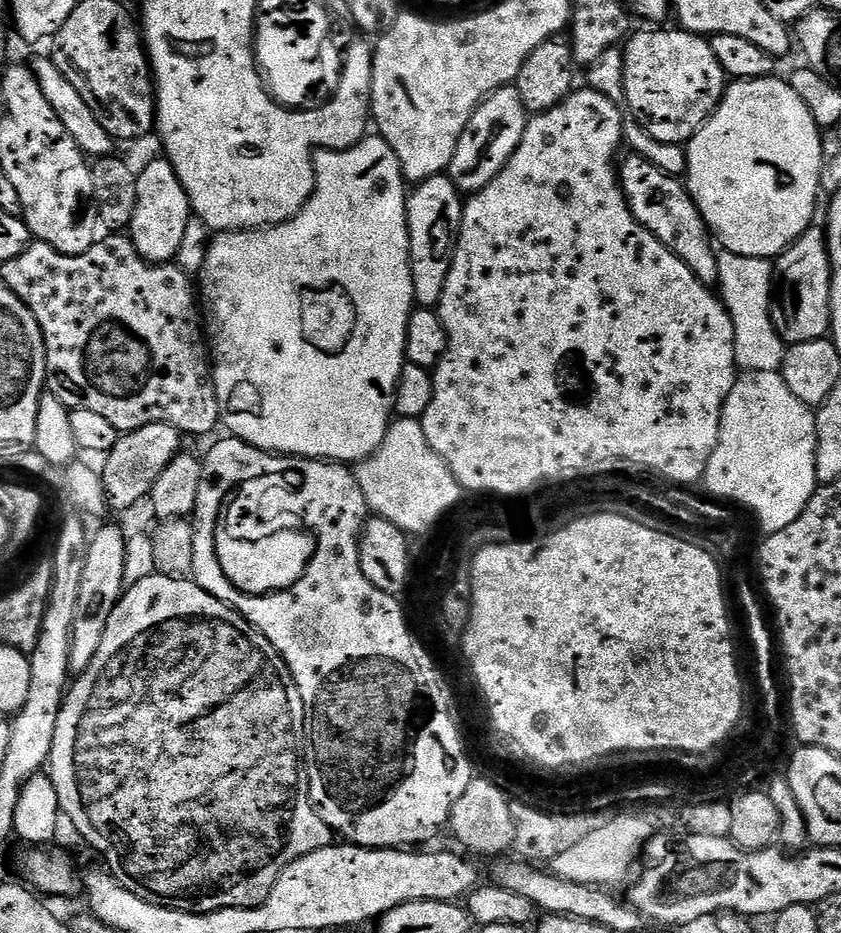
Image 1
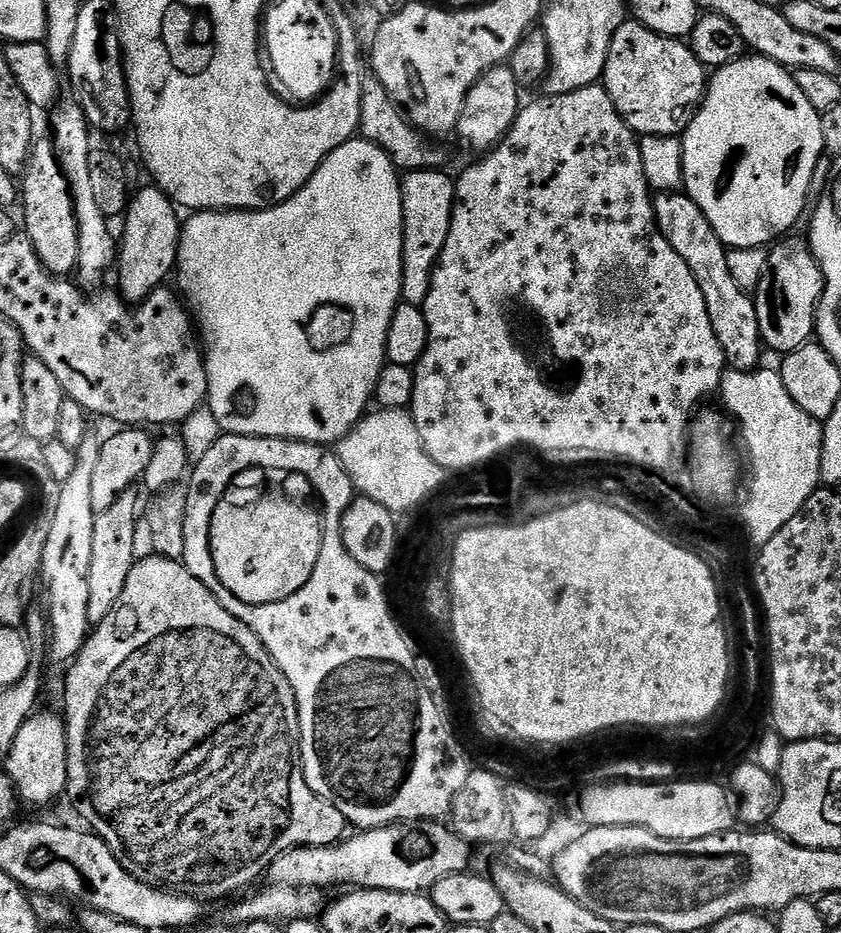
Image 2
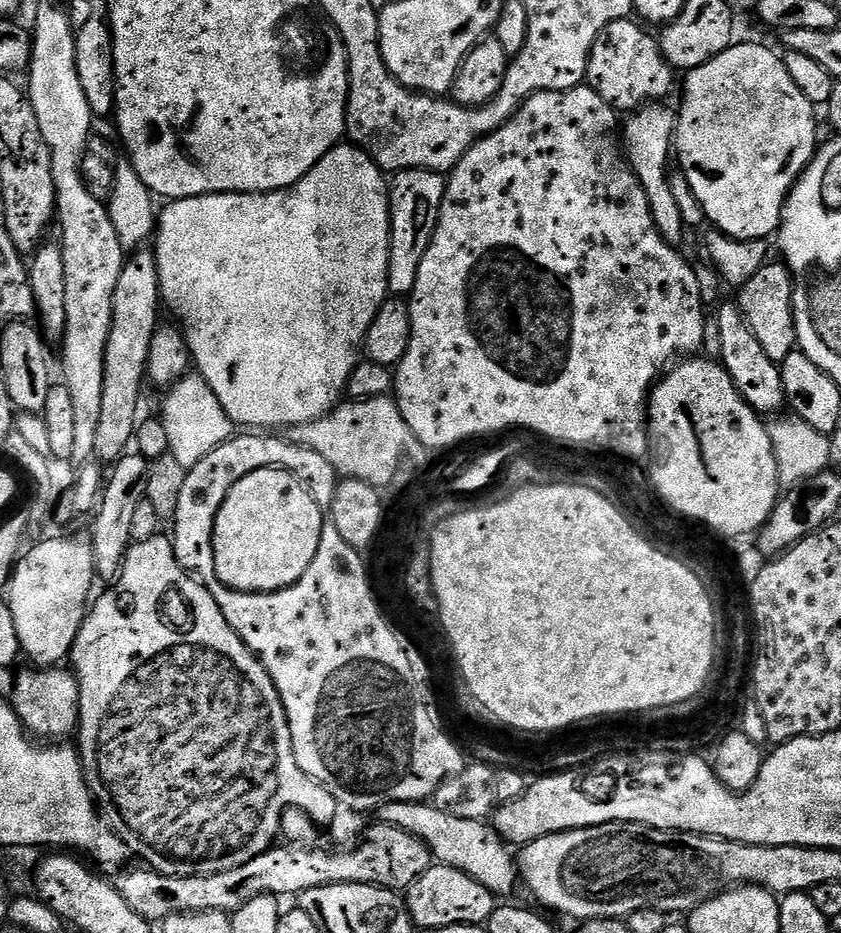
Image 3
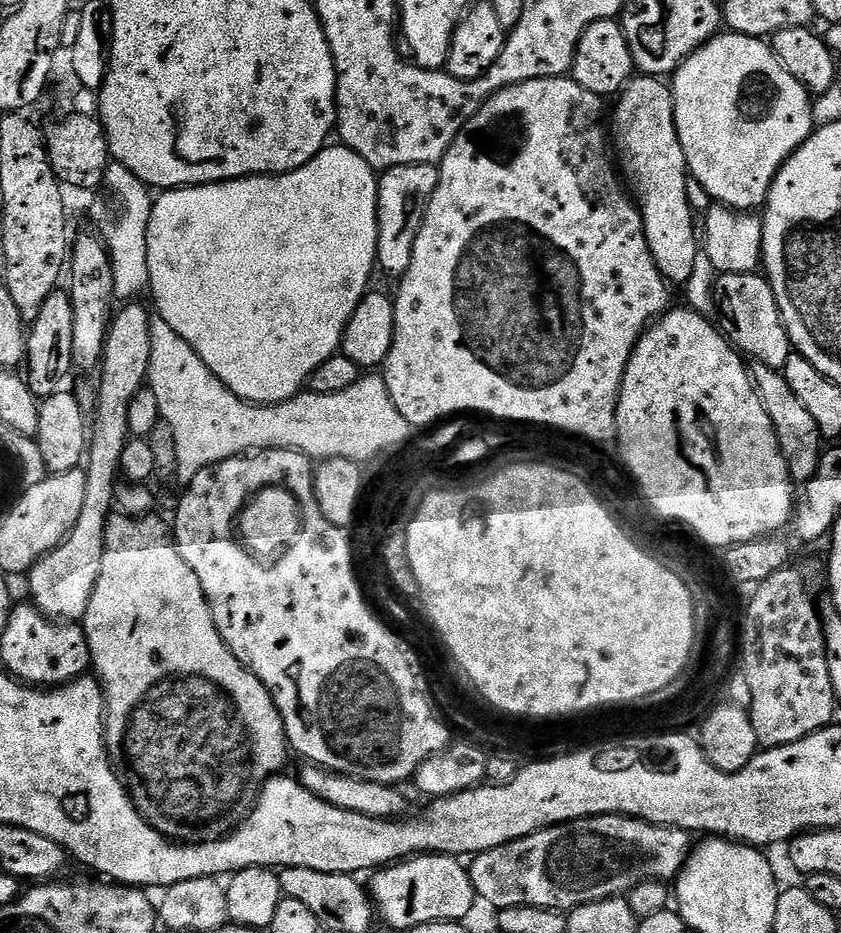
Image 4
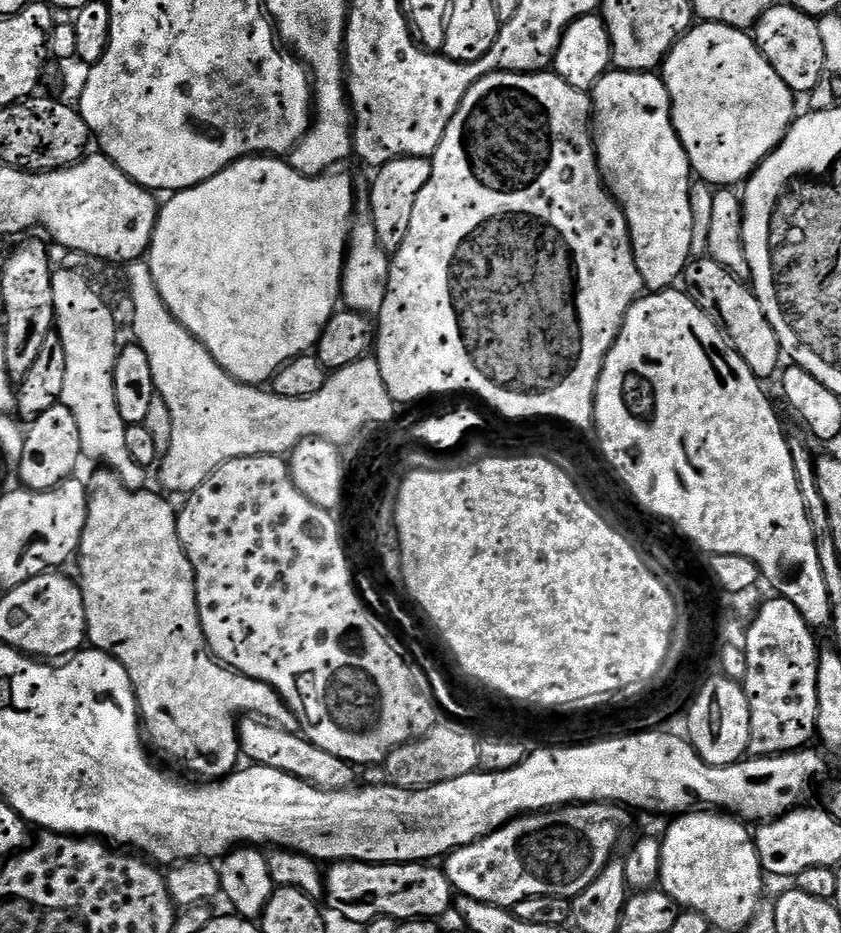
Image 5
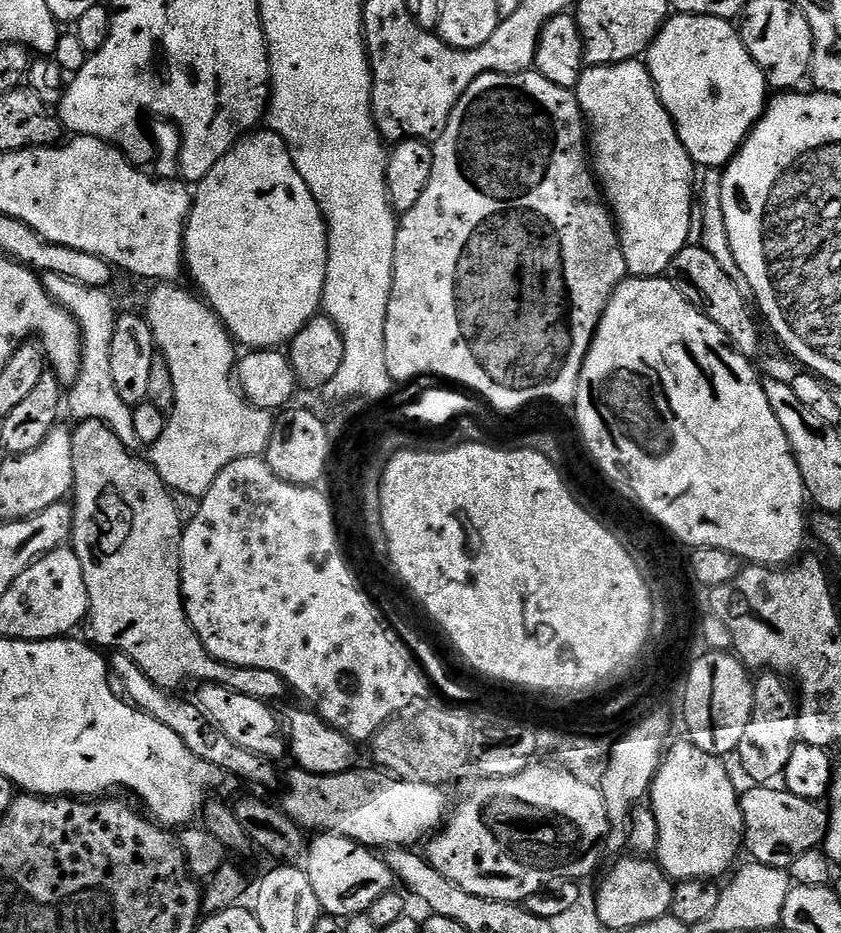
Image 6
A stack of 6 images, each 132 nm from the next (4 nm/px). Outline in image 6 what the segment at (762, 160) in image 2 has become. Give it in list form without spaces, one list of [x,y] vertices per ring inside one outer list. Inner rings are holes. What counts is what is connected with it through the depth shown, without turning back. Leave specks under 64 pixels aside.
[[[669,15],[660,33],[646,53],[646,67],[652,76],[656,93],[676,124],[682,146],[690,154],[693,165],[723,169],[736,157],[752,127],[764,115],[770,89],[764,72],[750,58],[739,31],[729,21],[713,16]]]

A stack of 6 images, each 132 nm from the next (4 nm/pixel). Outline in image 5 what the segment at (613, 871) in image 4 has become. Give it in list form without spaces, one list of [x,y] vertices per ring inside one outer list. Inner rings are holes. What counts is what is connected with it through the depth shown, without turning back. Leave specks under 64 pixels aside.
[[[593,802],[591,804],[569,804],[563,808],[549,808],[547,812],[529,812],[527,816],[517,816],[515,820],[511,820],[504,827],[496,832],[483,836],[482,839],[474,841],[470,846],[462,846],[458,850],[449,852],[443,861],[442,867],[444,873],[448,875],[448,881],[453,889],[460,896],[469,896],[478,902],[486,902],[487,904],[497,904],[500,908],[509,910],[515,909],[518,902],[522,902],[526,898],[534,898],[535,896],[563,896],[571,898],[582,894],[582,890],[586,890],[586,886],[590,886],[590,882],[594,882],[594,878],[598,878],[598,874],[602,874],[602,870],[614,859],[612,852],[616,848],[616,843],[620,840],[620,831],[624,828],[624,812],[623,807],[617,806],[611,802]]]

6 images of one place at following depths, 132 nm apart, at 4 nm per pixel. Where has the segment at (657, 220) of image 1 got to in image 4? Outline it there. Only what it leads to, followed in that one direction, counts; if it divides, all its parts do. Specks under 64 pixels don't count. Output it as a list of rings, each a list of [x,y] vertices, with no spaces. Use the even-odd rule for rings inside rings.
[[[753,363],[750,375],[766,414],[770,414],[770,422],[774,426],[774,434],[782,450],[782,458],[788,467],[788,476],[792,479],[793,485],[803,486],[814,478],[820,462],[822,437],[818,430],[818,422],[814,422],[814,418],[806,411],[806,406],[802,406],[794,390],[790,390],[790,382],[786,382],[781,369]]]

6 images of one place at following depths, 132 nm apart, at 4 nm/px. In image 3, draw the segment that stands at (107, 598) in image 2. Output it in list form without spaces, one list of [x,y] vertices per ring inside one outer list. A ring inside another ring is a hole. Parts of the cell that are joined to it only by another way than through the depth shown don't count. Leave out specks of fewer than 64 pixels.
[[[132,450],[120,457],[115,464],[111,465],[108,476],[108,485],[103,485],[102,495],[98,500],[96,522],[90,539],[92,549],[96,555],[97,577],[115,581],[120,575],[120,568],[124,565],[124,556],[128,553],[133,543],[130,534],[130,525],[134,522],[134,513],[137,512],[140,503],[146,499],[146,482],[148,481],[148,465],[150,461],[141,456],[139,452]]]

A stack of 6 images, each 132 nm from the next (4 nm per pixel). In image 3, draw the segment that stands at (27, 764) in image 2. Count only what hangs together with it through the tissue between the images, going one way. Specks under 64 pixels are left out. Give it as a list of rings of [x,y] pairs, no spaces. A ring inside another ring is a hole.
[[[64,666],[43,670],[28,668],[17,674],[16,689],[10,695],[10,703],[17,718],[36,738],[68,738],[64,736],[71,732],[73,735],[80,723],[80,687],[76,681],[76,673]]]

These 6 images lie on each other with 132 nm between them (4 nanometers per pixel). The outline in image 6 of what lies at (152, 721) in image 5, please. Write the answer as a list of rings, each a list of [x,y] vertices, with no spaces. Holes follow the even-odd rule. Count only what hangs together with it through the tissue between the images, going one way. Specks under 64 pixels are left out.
[[[81,420],[71,429],[72,445],[74,446],[74,482],[72,483],[72,492],[74,493],[74,503],[72,504],[72,534],[70,537],[70,546],[78,554],[78,562],[82,562],[82,574],[86,582],[86,594],[88,595],[88,619],[86,629],[88,628],[87,639],[95,647],[101,650],[111,650],[112,652],[121,652],[131,658],[134,663],[160,688],[165,690],[180,690],[187,680],[196,680],[195,682],[207,682],[209,684],[224,684],[227,688],[238,690],[242,694],[250,694],[254,698],[265,702],[273,702],[279,698],[283,692],[286,692],[284,679],[270,670],[258,670],[257,668],[236,668],[232,664],[223,664],[220,660],[215,660],[202,646],[200,636],[192,629],[191,622],[188,621],[188,615],[184,609],[184,595],[180,585],[180,538],[182,535],[182,525],[178,518],[178,510],[174,506],[174,495],[164,485],[162,478],[157,474],[156,469],[152,467],[147,459],[144,460],[133,449],[122,446],[118,434],[110,430],[102,422],[97,420]]]

